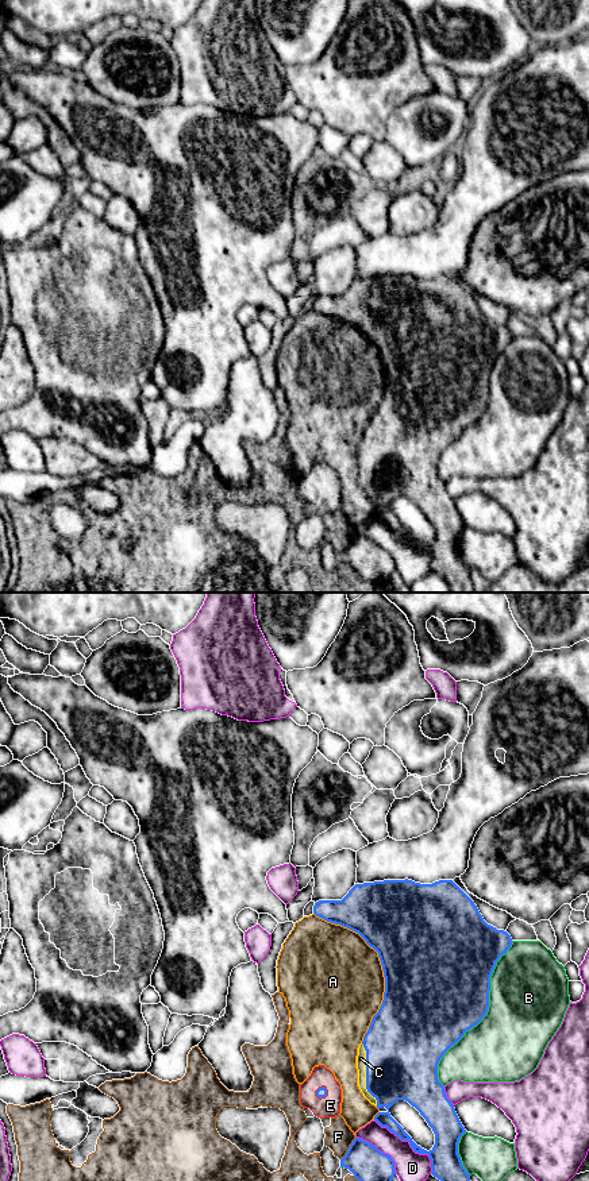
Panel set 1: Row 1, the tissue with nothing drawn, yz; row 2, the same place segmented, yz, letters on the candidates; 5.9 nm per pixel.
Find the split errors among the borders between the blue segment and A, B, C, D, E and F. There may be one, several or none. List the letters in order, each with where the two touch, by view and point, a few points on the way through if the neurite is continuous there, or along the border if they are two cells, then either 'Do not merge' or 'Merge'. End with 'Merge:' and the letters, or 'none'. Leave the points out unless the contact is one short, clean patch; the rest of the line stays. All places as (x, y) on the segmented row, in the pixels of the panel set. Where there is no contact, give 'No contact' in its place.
A: Touches blue at yz (382, 967). Do not merge
B: Touches blue at yz (485, 1014). Do not merge
C: Touches blue at yz (366, 1075). Merge
D: Touches blue at yz (410, 1143). Do not merge
E: Touches blue at yz (326, 1093). Merge
F: Touches blue at yz (349, 1149). Do not merge
Merge: C, E

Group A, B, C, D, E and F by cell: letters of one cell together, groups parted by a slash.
A / B / C E / D / F

